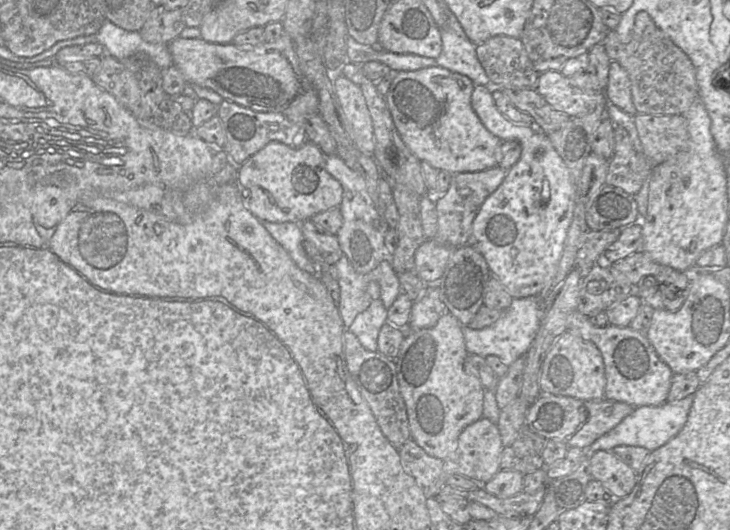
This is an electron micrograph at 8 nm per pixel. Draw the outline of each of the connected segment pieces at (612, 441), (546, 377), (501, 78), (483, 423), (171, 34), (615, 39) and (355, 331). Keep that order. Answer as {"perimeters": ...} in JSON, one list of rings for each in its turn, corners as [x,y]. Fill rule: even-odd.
{"perimeters":[[[[693,395],[678,401],[666,401],[658,406],[643,406],[636,408],[625,417],[616,427],[584,448],[590,453],[600,450],[612,450],[617,446],[639,446],[653,451],[665,445],[684,427],[692,405]]],[[[567,331],[554,341],[541,363],[539,374],[541,394],[599,400],[604,397],[605,386],[603,357],[593,342],[582,338],[578,331]]],[[[489,38],[476,46],[476,55],[492,84],[530,88],[540,75],[520,38]]],[[[480,418],[460,434],[456,453],[444,460],[444,475],[461,474],[485,484],[501,470],[503,449],[496,423]]],[[[155,8],[141,30],[144,41],[149,43],[169,43],[180,36],[186,27],[181,8]]],[[[647,12],[636,15],[629,43],[609,31],[602,42],[607,56],[617,61],[629,77],[632,102],[637,113],[683,114],[698,98],[696,71],[690,58],[659,29]]],[[[373,300],[371,305],[361,311],[350,326],[347,327],[362,346],[377,351],[376,339],[383,325],[387,323],[387,309],[380,300]]]]}

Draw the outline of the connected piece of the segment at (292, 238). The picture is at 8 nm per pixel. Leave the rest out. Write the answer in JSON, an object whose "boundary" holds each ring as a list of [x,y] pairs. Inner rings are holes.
{"boundary":[[[262,221],[263,227],[285,250],[288,251],[298,267],[306,272],[319,275],[321,267],[314,263],[305,253],[304,237],[298,222],[273,223]]]}

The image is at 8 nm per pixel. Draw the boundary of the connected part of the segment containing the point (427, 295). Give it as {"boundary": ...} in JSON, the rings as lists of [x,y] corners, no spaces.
{"boundary":[[[430,286],[418,299],[414,300],[409,320],[411,329],[431,328],[447,314],[437,286]]]}

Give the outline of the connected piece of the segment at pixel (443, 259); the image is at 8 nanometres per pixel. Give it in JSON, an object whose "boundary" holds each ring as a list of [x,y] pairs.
{"boundary":[[[434,240],[425,241],[415,252],[411,272],[428,283],[437,283],[444,272],[453,248]]]}

